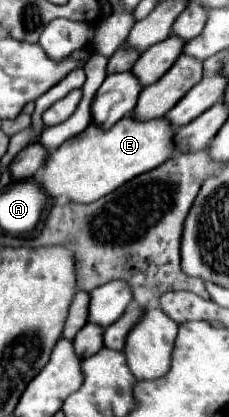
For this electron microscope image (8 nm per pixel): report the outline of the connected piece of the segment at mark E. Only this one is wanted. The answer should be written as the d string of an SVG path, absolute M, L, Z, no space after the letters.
M126 114L108 130L100 130L96 124L92 124L82 134L52 150L44 168L34 174L34 180L54 198L68 196L72 202L94 202L138 174L164 164L164 160L176 152L174 132L176 128L164 116L144 122L136 120L132 114Z

